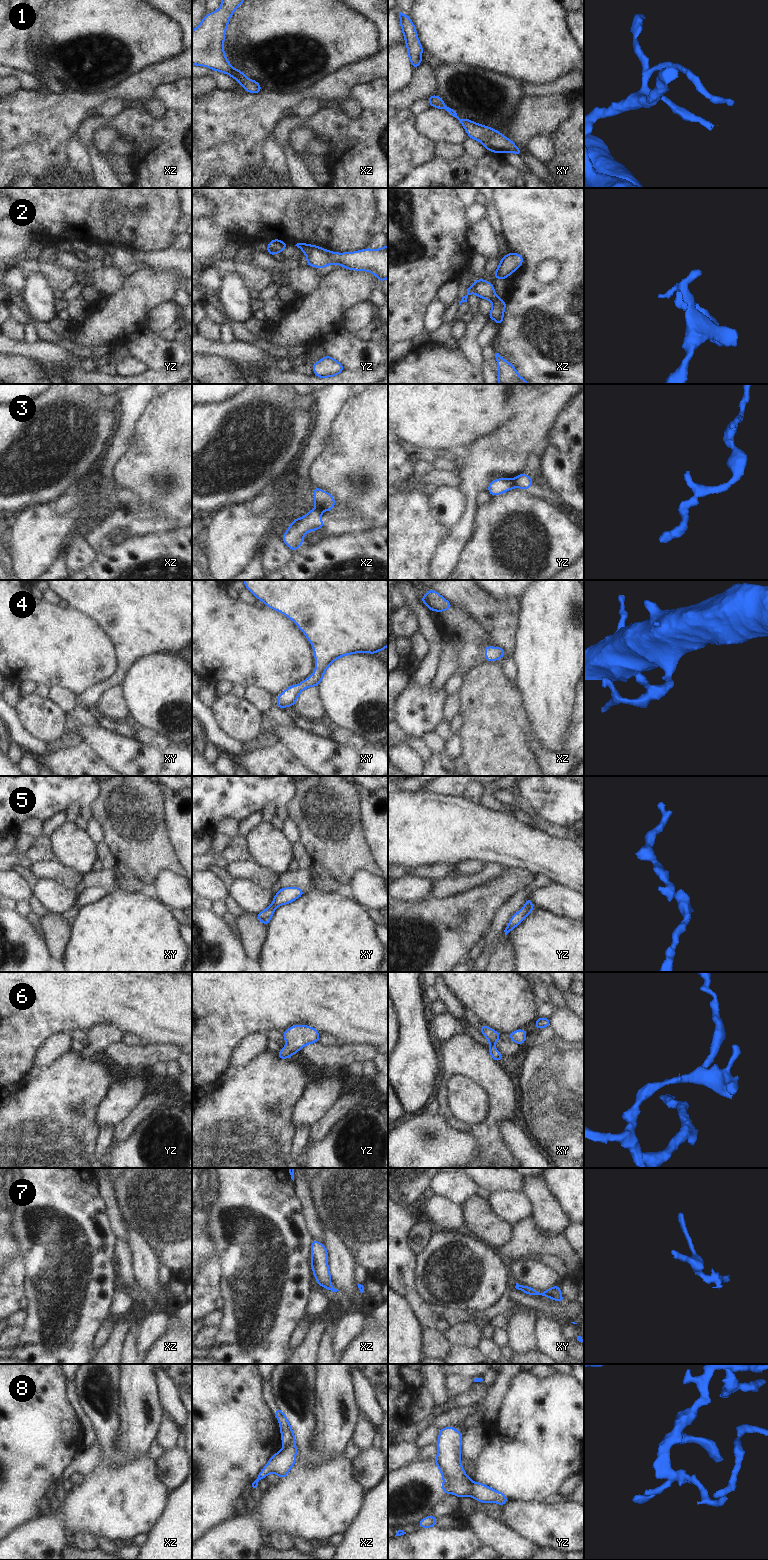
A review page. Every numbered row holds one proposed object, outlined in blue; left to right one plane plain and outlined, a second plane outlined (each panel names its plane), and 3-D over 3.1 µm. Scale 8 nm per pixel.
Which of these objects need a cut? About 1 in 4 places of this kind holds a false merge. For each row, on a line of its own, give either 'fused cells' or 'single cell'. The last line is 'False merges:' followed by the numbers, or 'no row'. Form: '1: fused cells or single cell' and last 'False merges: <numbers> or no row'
1: single cell
2: single cell
3: fused cells
4: single cell
5: single cell
6: single cell
7: single cell
8: fused cells
False merges: 3, 8

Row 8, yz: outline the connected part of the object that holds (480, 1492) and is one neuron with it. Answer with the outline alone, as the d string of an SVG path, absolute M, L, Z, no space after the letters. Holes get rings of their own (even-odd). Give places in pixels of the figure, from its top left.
M473 1482L469 1496L481 1503L495 1502L504 1506L508 1501L506 1495L479 1482Z

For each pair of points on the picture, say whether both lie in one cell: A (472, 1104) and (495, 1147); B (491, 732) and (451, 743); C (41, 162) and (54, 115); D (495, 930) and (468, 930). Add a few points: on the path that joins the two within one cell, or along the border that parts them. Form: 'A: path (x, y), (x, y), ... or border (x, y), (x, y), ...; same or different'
A: border (487, 1098), (488, 1114), (478, 1124), (458, 1121); different
B: border (458, 735), (462, 747), (461, 755); different
C: path (41, 150), (42, 127); same
D: border (499, 909), (490, 929), (483, 937); different

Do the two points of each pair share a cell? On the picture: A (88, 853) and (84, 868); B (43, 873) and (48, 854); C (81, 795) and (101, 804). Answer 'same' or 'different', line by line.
A: same
B: different
C: different

